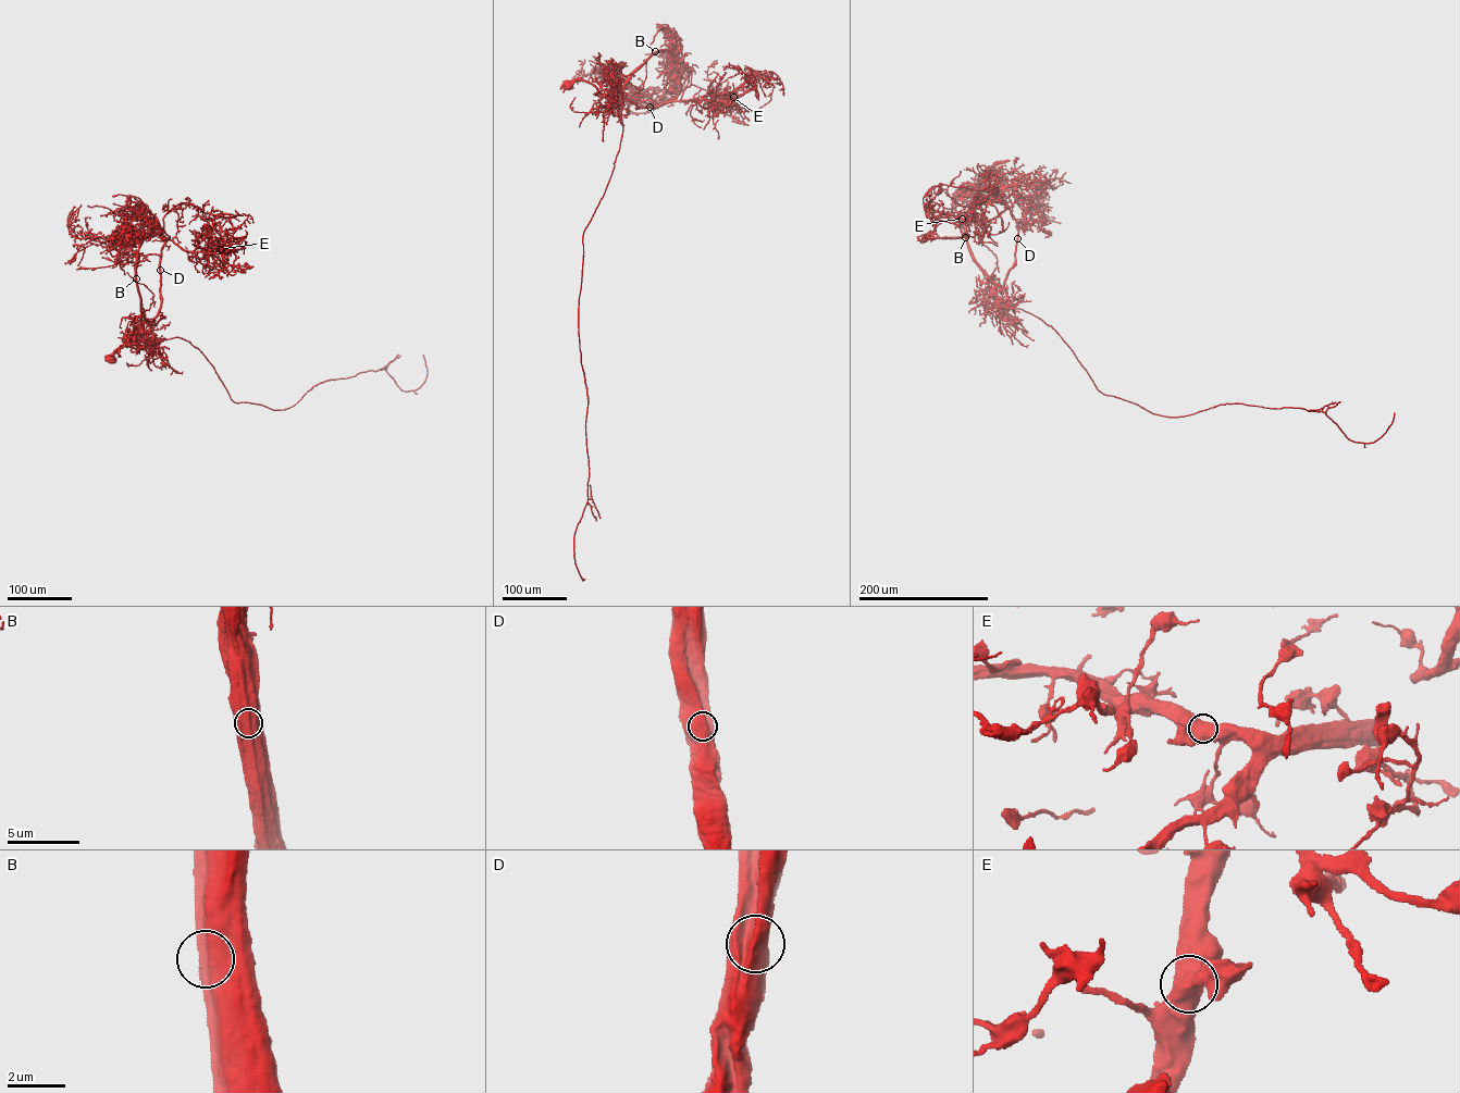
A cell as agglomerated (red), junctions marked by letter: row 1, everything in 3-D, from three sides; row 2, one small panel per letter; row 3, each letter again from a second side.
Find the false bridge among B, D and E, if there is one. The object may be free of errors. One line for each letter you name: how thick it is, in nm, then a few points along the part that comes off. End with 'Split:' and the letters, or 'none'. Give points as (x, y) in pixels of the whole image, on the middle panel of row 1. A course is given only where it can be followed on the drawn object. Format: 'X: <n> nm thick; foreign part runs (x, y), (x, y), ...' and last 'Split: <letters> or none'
B: 850 nm thick; foreign part runs (655, 51), (618, 79), (619, 151), (582, 237), (578, 332), (588, 398), (589, 476), (573, 550), (584, 579)
Split: B

